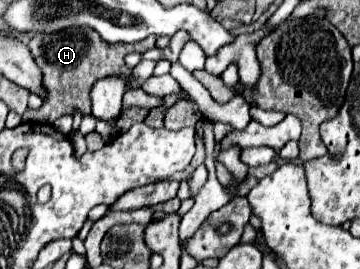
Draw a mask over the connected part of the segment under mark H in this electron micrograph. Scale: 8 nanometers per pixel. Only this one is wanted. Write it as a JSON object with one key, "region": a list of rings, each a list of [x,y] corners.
{"region":[[[72,26],[52,34],[36,34],[30,40],[30,52],[44,74],[44,88],[48,88],[48,100],[44,100],[42,108],[26,110],[22,120],[24,122],[48,122],[52,124],[56,118],[64,114],[74,114],[76,110],[82,116],[90,114],[90,90],[94,82],[108,76],[126,76],[131,78],[132,70],[126,66],[124,56],[130,52],[144,52],[154,48],[156,38],[148,38],[136,44],[108,44],[100,38],[98,32],[86,26]]]}

